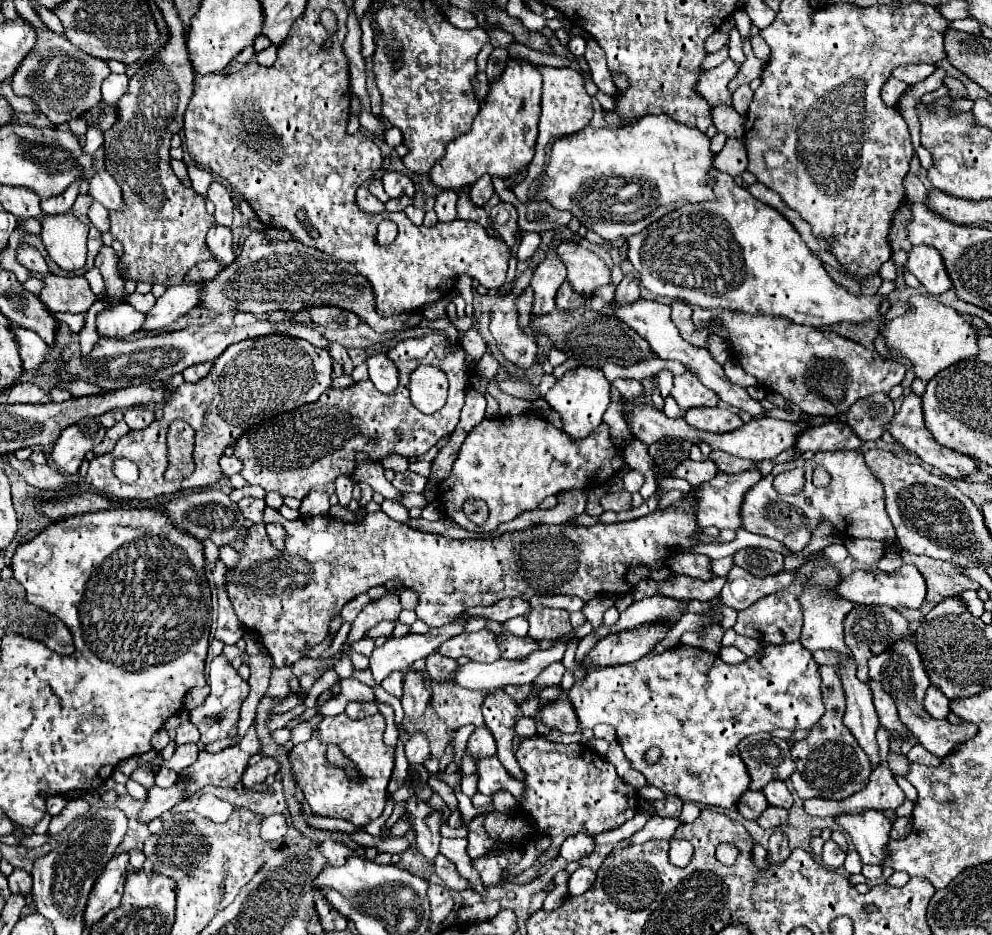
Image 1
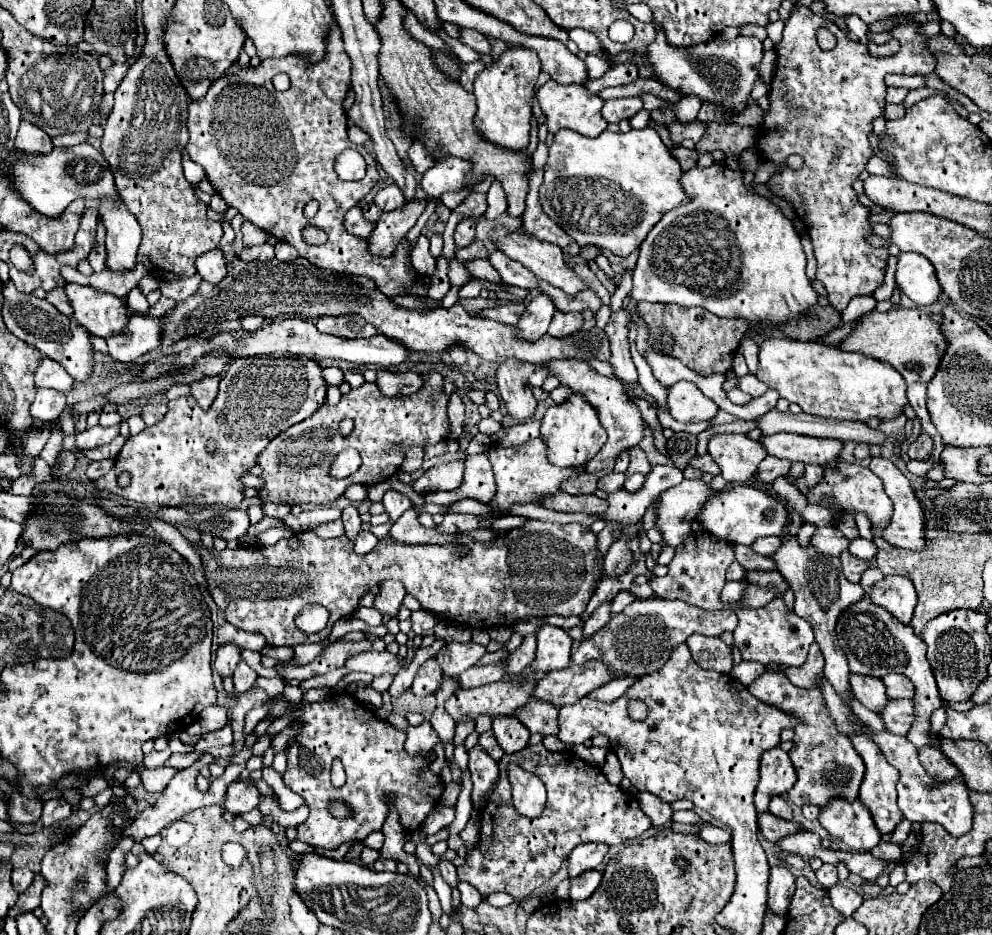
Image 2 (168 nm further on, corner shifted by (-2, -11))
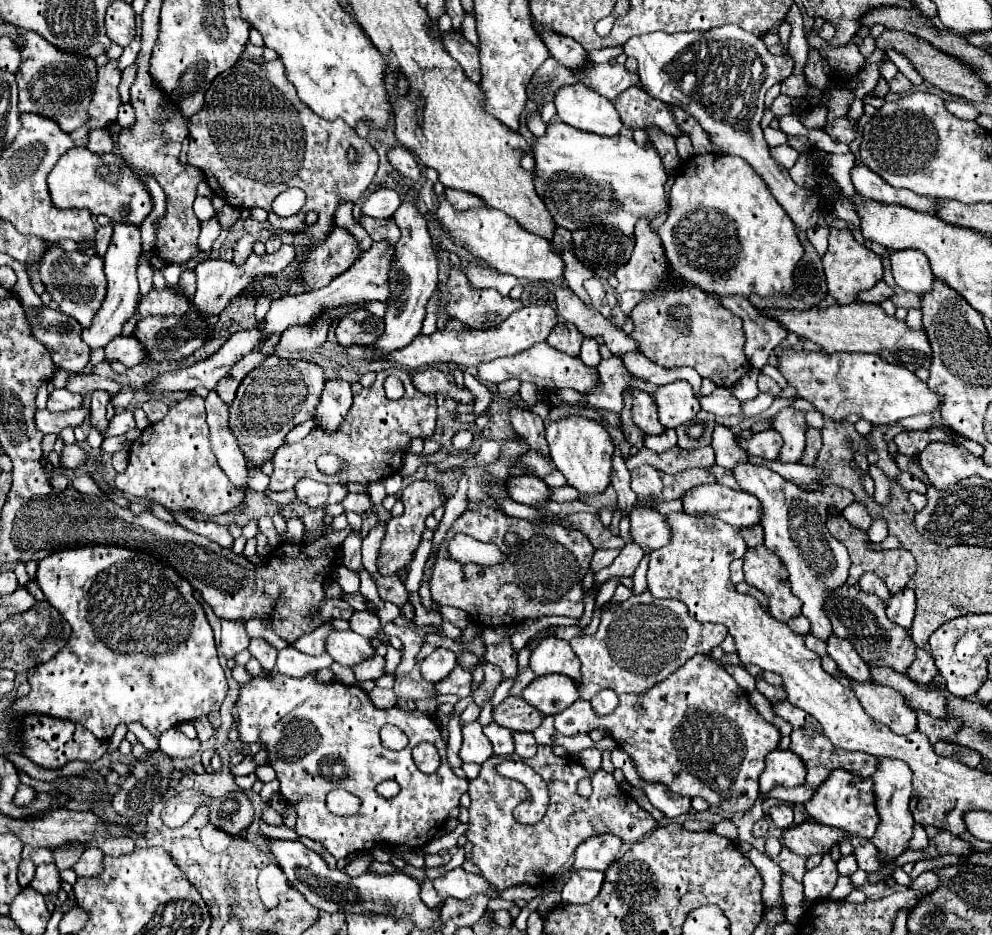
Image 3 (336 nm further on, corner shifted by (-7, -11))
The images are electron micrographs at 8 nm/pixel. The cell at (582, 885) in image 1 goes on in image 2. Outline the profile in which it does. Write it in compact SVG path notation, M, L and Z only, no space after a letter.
M590 870L590 872L584 872L576 878L572 878L572 884L570 884L570 898L572 900L586 900L590 898L598 884L600 884L600 878L602 874L598 870Z

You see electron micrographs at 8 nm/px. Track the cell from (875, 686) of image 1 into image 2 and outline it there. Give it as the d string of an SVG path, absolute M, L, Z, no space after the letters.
M850 674L850 686L854 696L872 712L880 714L880 710L884 710L884 706L888 704L888 698L884 694L884 684L880 678L872 678L872 676L860 676L860 674Z

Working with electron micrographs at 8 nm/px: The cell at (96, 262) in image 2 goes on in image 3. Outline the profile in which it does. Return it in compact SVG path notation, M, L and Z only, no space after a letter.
M113 224L99 226L97 236L95 236L95 250L97 250L97 256L105 256L107 248L109 248L109 242L111 242L111 234L113 234Z

